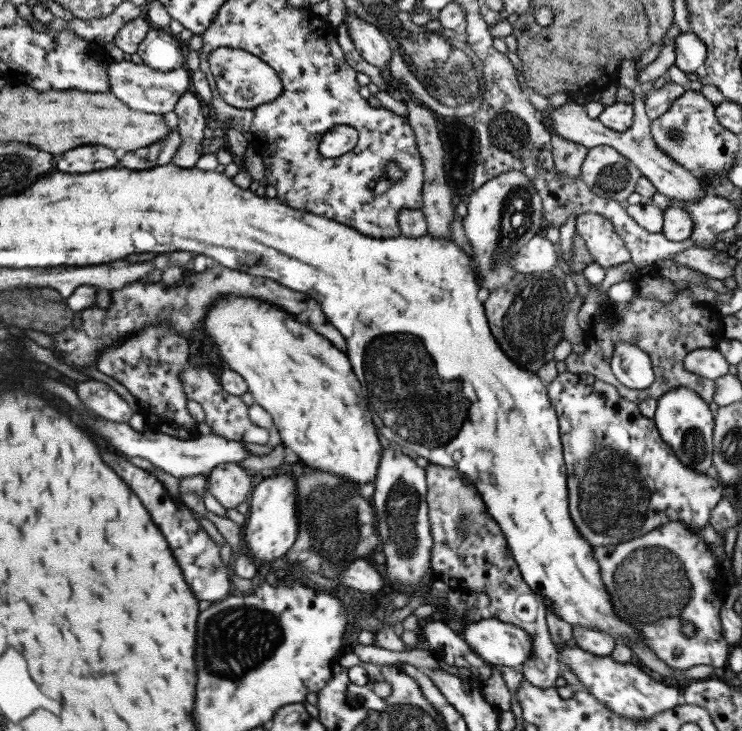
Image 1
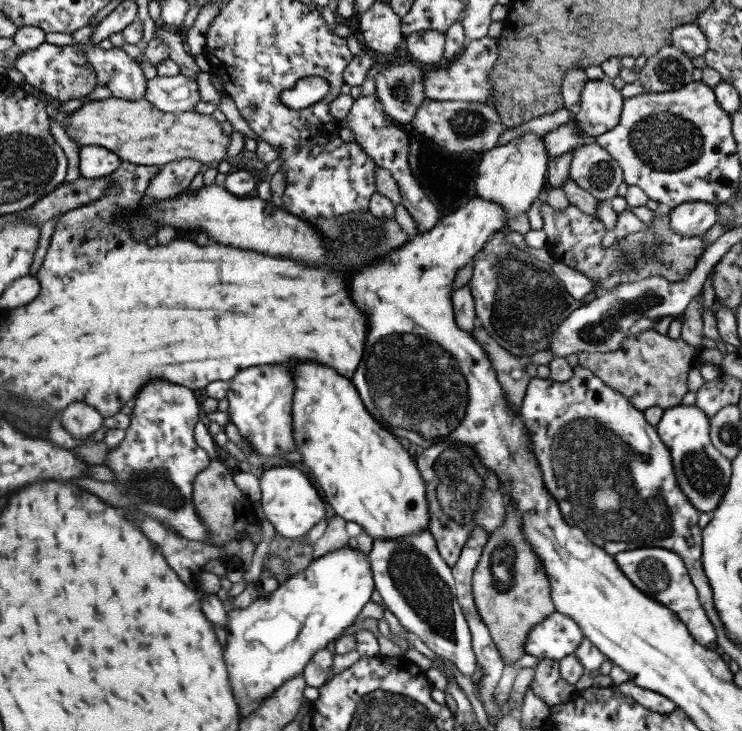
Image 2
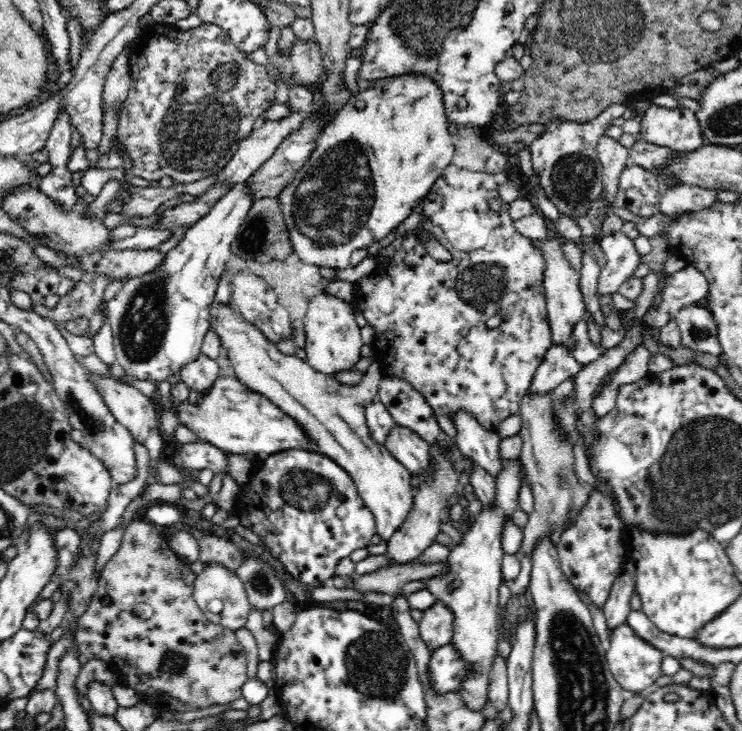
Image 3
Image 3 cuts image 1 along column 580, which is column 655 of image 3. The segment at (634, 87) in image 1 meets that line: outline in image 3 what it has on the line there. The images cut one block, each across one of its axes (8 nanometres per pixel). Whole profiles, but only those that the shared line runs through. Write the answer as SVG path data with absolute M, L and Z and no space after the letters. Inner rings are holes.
M652 105L646 110L639 128L640 140L678 153L693 152L707 144L695 112L688 108Z

